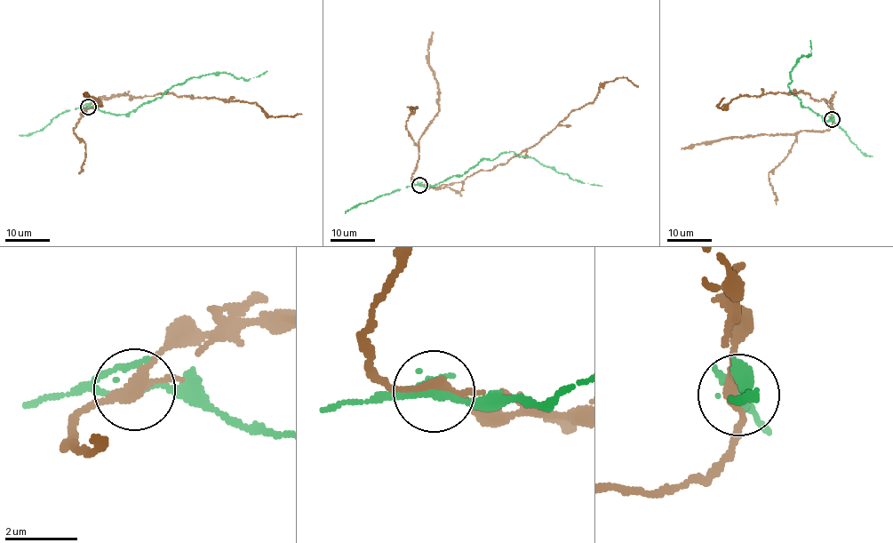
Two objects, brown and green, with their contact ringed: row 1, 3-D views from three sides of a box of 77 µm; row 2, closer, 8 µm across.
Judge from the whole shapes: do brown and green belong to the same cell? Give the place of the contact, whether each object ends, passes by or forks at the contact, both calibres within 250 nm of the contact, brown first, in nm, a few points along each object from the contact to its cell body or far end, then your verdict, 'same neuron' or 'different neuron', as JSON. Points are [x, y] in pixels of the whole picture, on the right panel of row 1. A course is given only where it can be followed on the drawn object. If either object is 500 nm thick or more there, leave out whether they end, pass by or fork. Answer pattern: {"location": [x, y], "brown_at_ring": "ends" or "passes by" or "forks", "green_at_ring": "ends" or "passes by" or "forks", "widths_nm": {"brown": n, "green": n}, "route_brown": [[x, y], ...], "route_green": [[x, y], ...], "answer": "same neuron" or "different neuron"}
{"location": [832, 119], "brown_at_ring": "passes by", "green_at_ring": "passes by", "widths_nm": {"brown": 300, "green": 180}, "route_brown": [[833, 120], [831, 104], [801, 91], [771, 91], [758, 96], [739, 94], [722, 108], [716, 105], [724, 98]], "route_green": [[833, 120], [825, 121], [801, 105], [787, 85], [790, 71], [801, 55], [810, 54], [810, 40]], "answer": "different neuron"}

